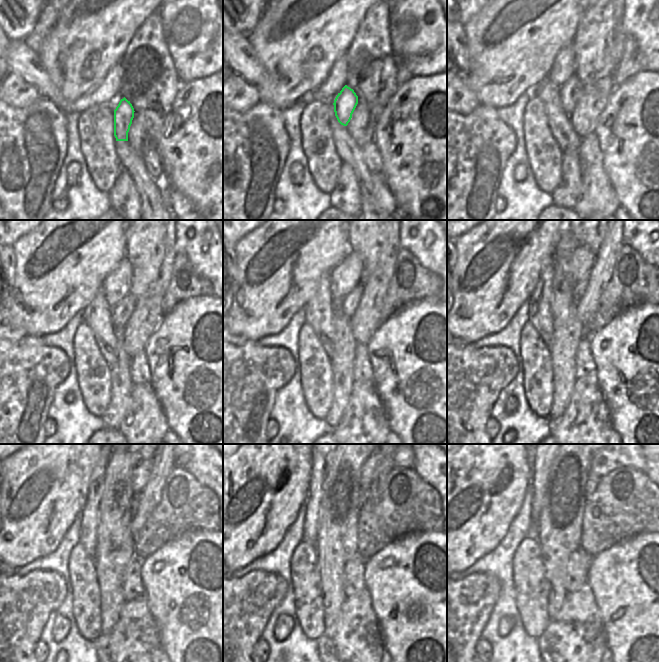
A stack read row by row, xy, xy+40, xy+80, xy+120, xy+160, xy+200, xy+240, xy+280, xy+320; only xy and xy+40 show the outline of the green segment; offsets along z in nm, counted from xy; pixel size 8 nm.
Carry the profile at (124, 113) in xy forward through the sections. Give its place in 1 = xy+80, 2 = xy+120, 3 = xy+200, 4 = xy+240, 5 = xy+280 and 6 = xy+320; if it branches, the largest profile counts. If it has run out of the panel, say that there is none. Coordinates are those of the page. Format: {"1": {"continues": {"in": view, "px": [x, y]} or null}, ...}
{"1": {"continues": {"in": "xy+80", "px": [570, 92]}}, "2": {"continues": {"in": "xy+120", "px": [121, 313]}}, "3": {"continues": {"in": "xy+200", "px": [579, 290]}}, "4": {"continues": {"in": "xy+240", "px": [136, 498]}}, "5": {"continues": {"in": "xy+280", "px": [363, 492]}}, "6": {"continues": {"in": "xy+320", "px": [592, 480]}}}

